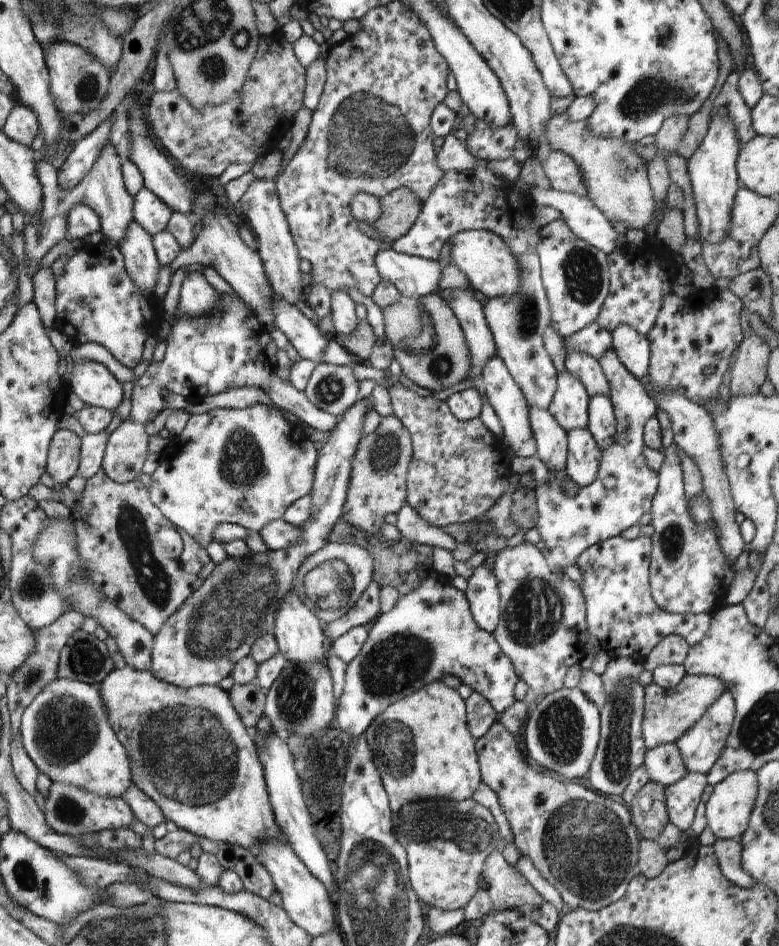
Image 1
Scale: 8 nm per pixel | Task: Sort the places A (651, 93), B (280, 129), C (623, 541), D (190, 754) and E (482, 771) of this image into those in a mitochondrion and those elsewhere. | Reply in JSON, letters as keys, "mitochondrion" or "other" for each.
{"A":"mitochondrion","B":"other","C":"other","D":"mitochondrion","E":"other"}

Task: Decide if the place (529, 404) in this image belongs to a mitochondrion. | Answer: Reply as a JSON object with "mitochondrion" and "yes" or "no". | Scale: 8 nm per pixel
{"mitochondrion":"no"}

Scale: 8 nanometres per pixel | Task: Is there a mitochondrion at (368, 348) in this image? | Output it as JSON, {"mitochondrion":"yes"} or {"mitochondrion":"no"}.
{"mitochondrion":"no"}

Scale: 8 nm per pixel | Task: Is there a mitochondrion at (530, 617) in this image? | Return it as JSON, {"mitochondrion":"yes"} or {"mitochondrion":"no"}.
{"mitochondrion":"yes"}

